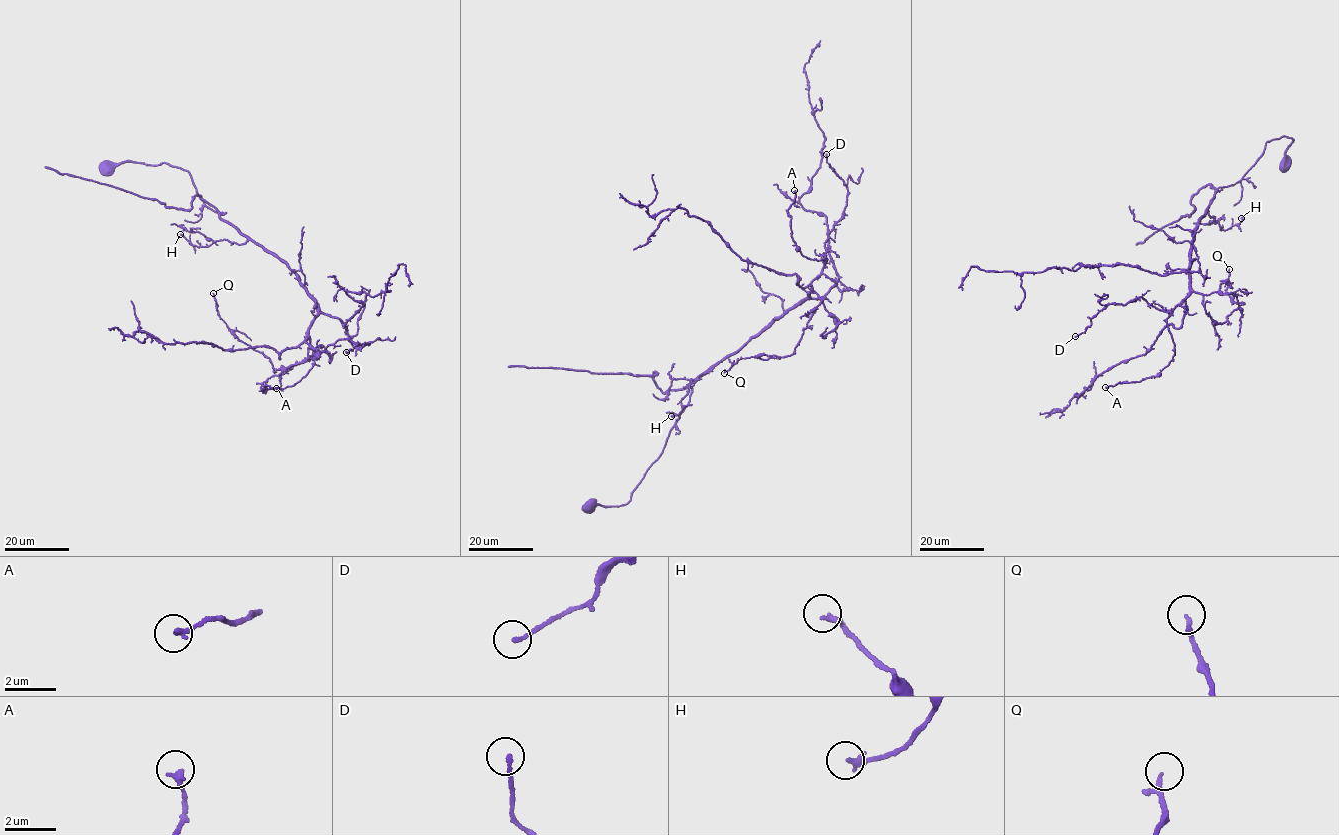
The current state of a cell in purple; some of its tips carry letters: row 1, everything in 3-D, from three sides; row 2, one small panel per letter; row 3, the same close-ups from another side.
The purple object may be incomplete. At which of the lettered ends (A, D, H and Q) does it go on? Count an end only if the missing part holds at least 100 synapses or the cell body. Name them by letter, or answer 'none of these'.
none of these

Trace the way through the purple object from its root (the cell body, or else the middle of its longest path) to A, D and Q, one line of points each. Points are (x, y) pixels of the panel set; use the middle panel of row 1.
A: (591, 508), (630, 500), (688, 405), (688, 384), (809, 296), (826, 256), (803, 256), (792, 238), (794, 190)
D: (591, 508), (630, 500), (688, 405), (688, 384), (809, 296), (824, 263), (825, 241), (847, 195), (826, 154)
Q: (591, 508), (630, 500), (688, 405), (688, 384), (811, 291), (825, 297), (789, 355), (741, 358), (724, 373)

